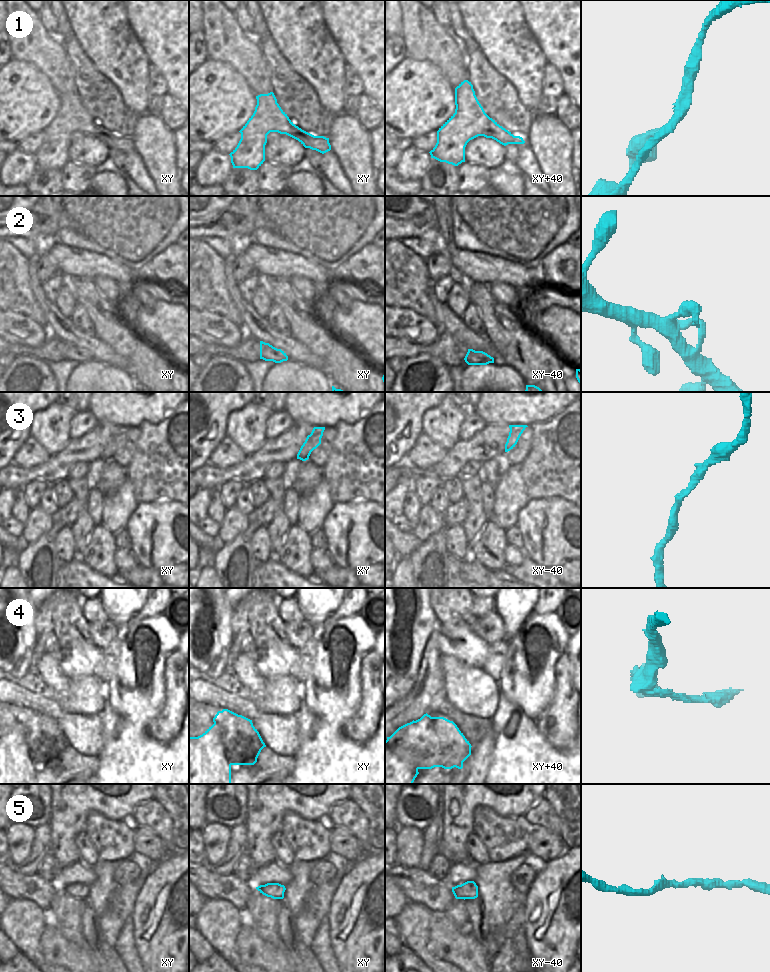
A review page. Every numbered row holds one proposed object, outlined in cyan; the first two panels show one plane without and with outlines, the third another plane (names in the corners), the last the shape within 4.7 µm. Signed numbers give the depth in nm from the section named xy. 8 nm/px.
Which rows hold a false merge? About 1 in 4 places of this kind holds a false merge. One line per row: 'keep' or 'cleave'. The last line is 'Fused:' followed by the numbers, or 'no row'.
1: keep
2: keep
3: keep
4: cleave
5: keep
Fused: 4

